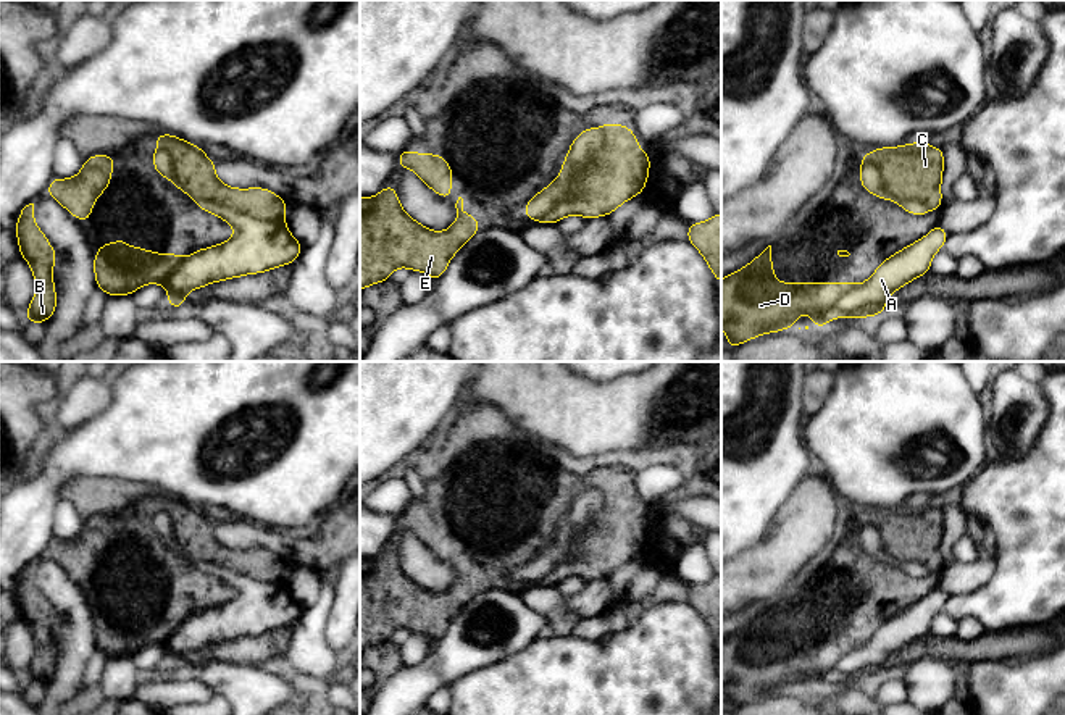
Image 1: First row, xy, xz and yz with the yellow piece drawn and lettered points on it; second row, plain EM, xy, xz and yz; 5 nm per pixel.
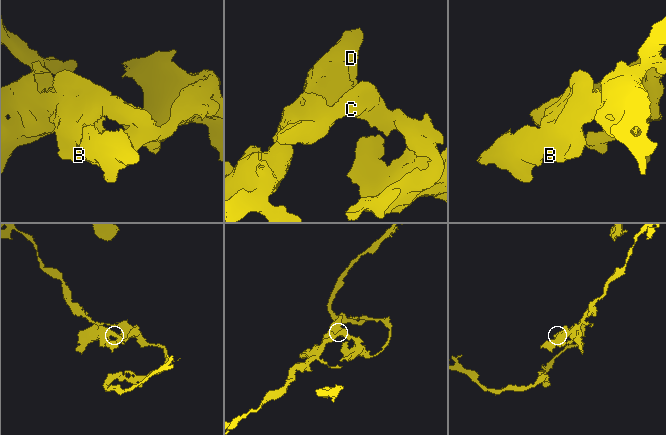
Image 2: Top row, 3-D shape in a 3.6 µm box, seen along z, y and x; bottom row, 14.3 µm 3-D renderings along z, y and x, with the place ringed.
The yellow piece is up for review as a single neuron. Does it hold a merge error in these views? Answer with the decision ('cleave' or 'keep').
cleave

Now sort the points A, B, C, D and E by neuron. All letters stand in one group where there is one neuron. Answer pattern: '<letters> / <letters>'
A / B C D E

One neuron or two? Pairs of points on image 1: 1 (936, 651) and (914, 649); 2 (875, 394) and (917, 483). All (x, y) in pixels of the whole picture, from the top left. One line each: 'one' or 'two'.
1: one
2: one

